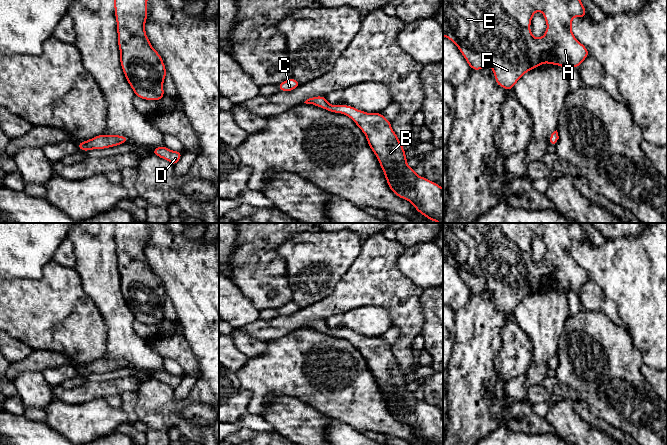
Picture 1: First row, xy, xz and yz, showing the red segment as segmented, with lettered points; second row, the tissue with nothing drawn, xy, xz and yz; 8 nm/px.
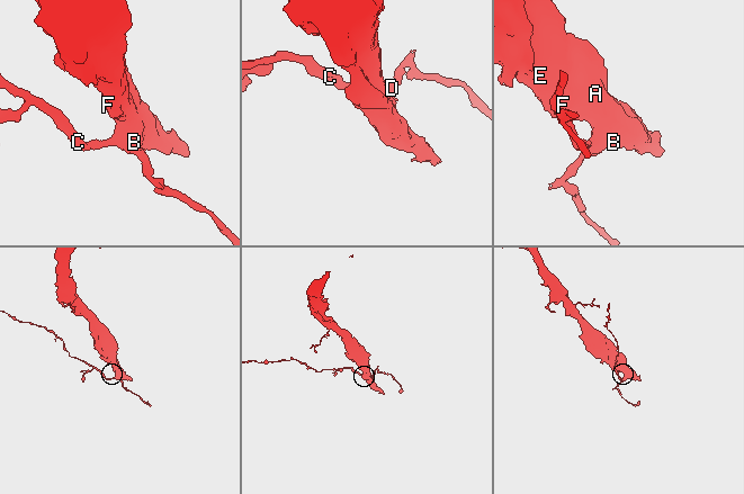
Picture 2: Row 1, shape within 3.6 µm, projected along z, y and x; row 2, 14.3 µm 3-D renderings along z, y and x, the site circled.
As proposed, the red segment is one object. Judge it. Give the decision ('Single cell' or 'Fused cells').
Single cell

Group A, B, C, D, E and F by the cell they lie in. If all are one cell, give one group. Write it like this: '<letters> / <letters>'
A B C D E F

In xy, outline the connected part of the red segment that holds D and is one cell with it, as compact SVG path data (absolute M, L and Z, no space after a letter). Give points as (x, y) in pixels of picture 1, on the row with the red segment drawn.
M160 146L152 149L153 155L169 161L173 166L175 166L180 161L182 153L182 151L172 151L166 146Z

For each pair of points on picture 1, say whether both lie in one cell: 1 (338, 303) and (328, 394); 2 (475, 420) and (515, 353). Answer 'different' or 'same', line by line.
1: different
2: different

